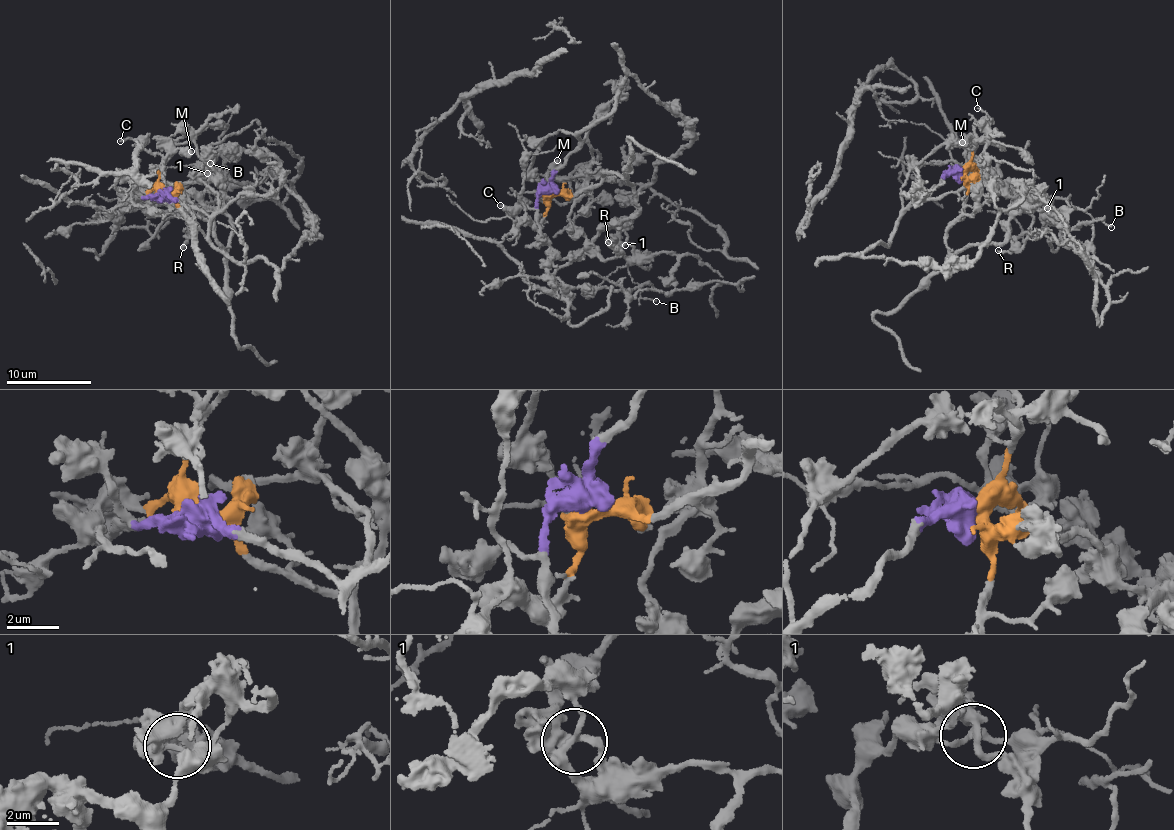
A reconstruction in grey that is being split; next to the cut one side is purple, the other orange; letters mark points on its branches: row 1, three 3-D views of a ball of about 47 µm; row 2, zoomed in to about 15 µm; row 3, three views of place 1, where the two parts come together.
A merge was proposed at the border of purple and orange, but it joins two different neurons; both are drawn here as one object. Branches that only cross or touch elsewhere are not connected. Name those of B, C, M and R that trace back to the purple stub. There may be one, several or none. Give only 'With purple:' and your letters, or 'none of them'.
With purple: R

